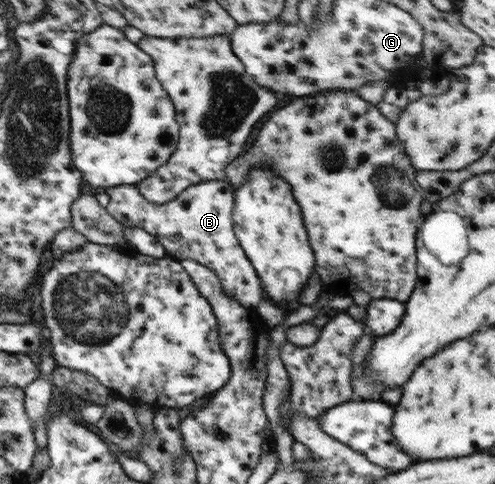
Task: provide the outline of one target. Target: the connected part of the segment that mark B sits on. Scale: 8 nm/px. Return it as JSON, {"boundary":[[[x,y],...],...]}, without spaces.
{"boundary":[[[229,179],[206,181],[193,185],[167,204],[150,201],[138,185],[122,184],[107,188],[111,197],[108,206],[123,224],[146,229],[169,249],[169,256],[178,260],[196,260],[212,268],[221,278],[226,289],[244,305],[258,311],[261,301],[268,297],[264,281],[250,259],[237,234],[237,188]]]}

